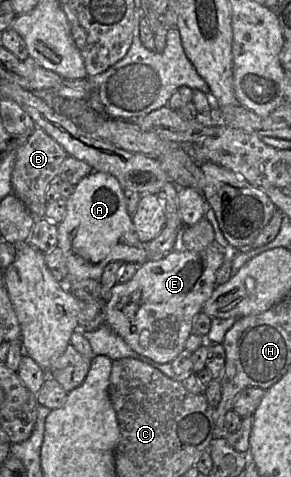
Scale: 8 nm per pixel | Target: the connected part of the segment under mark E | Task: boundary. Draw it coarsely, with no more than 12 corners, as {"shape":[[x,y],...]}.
{"shape":[[224,248],[175,251],[116,284],[105,323],[171,363],[215,288]]}

